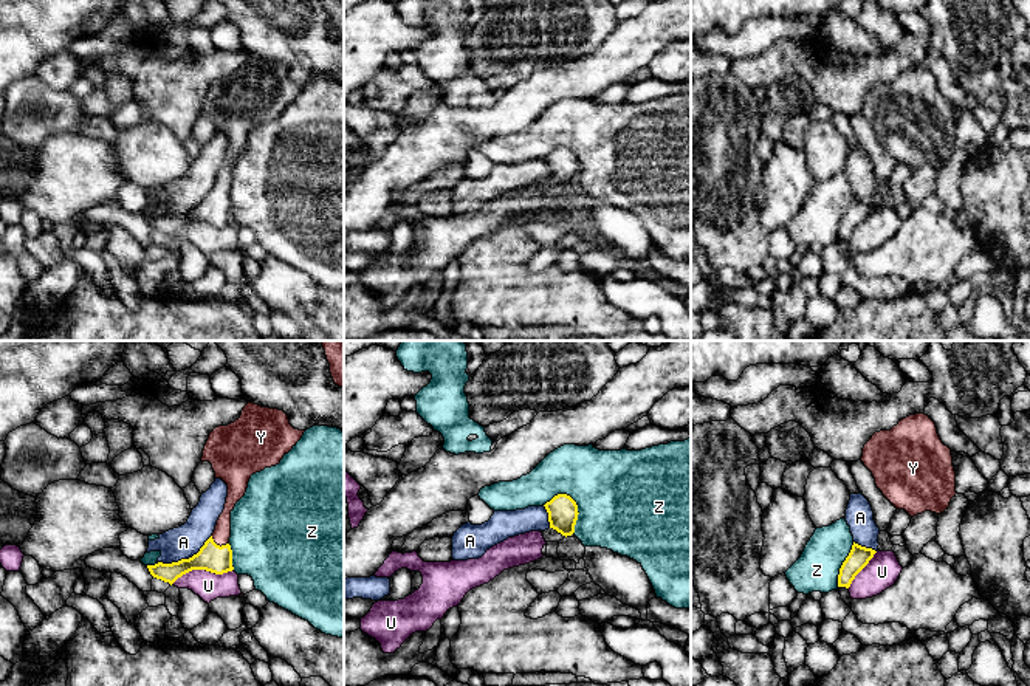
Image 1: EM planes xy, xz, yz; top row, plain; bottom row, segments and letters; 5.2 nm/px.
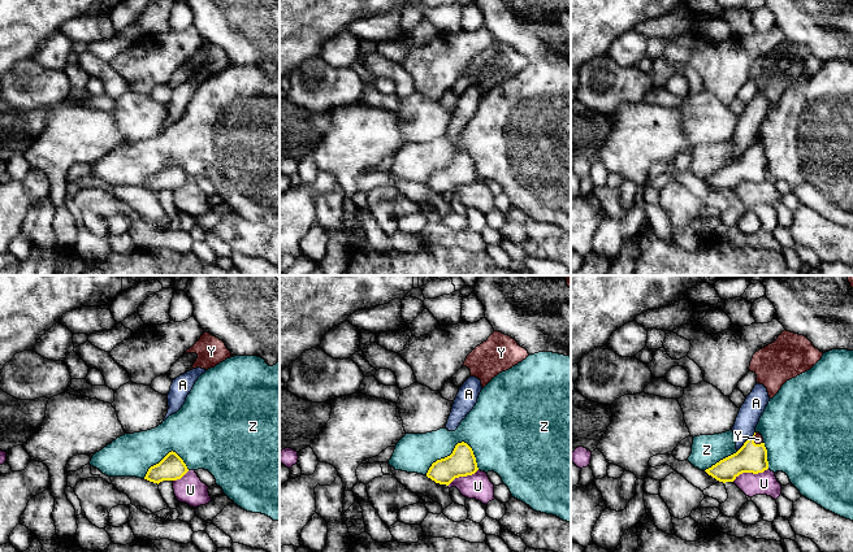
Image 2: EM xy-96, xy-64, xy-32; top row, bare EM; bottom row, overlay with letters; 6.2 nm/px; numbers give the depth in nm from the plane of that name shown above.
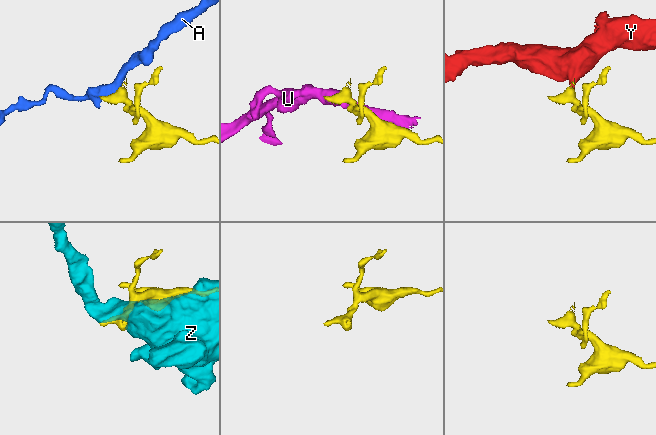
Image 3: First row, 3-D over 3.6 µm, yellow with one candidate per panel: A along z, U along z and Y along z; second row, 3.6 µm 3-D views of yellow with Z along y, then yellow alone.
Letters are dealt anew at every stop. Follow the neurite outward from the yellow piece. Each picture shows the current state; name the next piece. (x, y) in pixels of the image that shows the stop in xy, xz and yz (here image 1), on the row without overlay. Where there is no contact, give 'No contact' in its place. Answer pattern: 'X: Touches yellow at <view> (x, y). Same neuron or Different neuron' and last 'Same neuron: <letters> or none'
A: Touches yellow at xy (186, 212). Different neuron
U: Touches yellow at xy (202, 222). Different neuron
Y: Touches yellow at xy (219, 198). Same neuron
Z: Touches yellow at xz (576, 161). Different neuron
Same neuron: Y

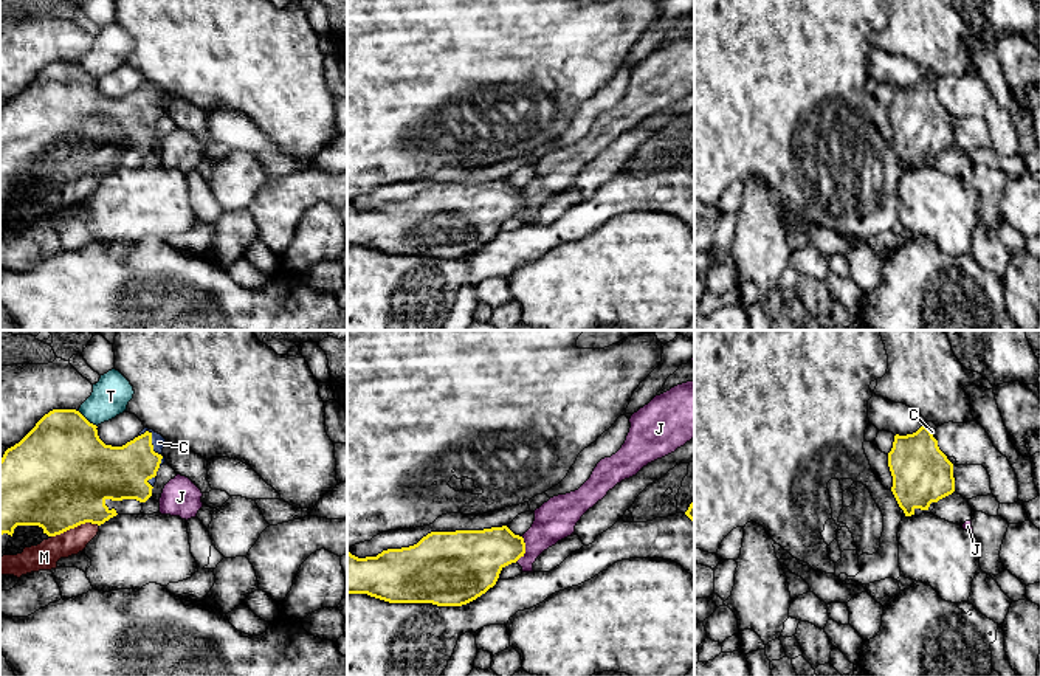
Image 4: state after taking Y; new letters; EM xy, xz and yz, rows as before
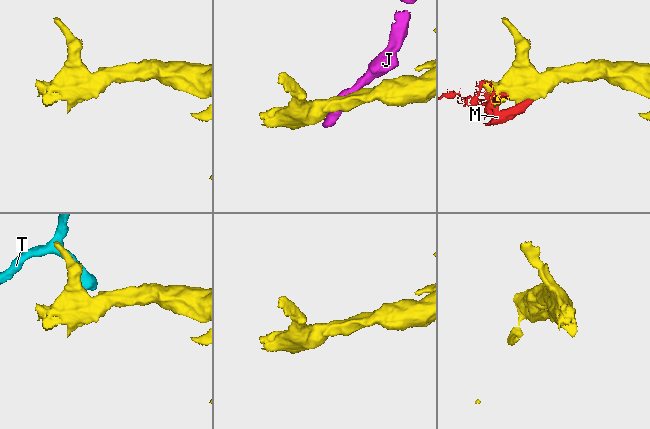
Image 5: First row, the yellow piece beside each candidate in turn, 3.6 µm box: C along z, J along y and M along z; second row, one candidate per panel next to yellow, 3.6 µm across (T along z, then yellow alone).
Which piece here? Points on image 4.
C: Touches yellow at xy (152, 101). Same neuron
J: Touches yellow at xz (524, 202). Different neuron
M: Touches yellow at xy (75, 179). Same neuron
T: Touches yellow at xy (86, 72). Different neuron
Same neuron: C, M

